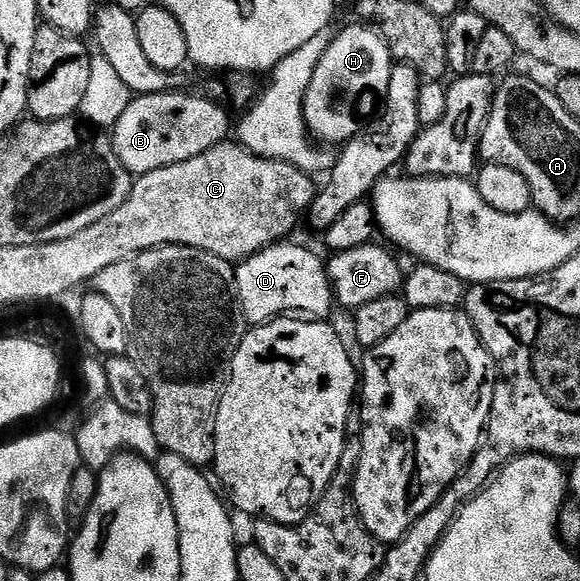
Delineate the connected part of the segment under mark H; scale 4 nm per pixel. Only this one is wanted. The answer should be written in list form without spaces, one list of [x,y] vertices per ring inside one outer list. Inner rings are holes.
[[[365,23],[357,24],[361,25],[347,26],[326,47],[325,54],[315,61],[313,75],[309,79],[309,86],[305,92],[305,127],[309,130],[312,140],[325,147],[340,147],[362,132],[368,126],[365,124],[376,113],[378,116],[387,95],[387,87],[391,83],[391,71],[395,62],[388,43],[381,38],[376,28]]]

